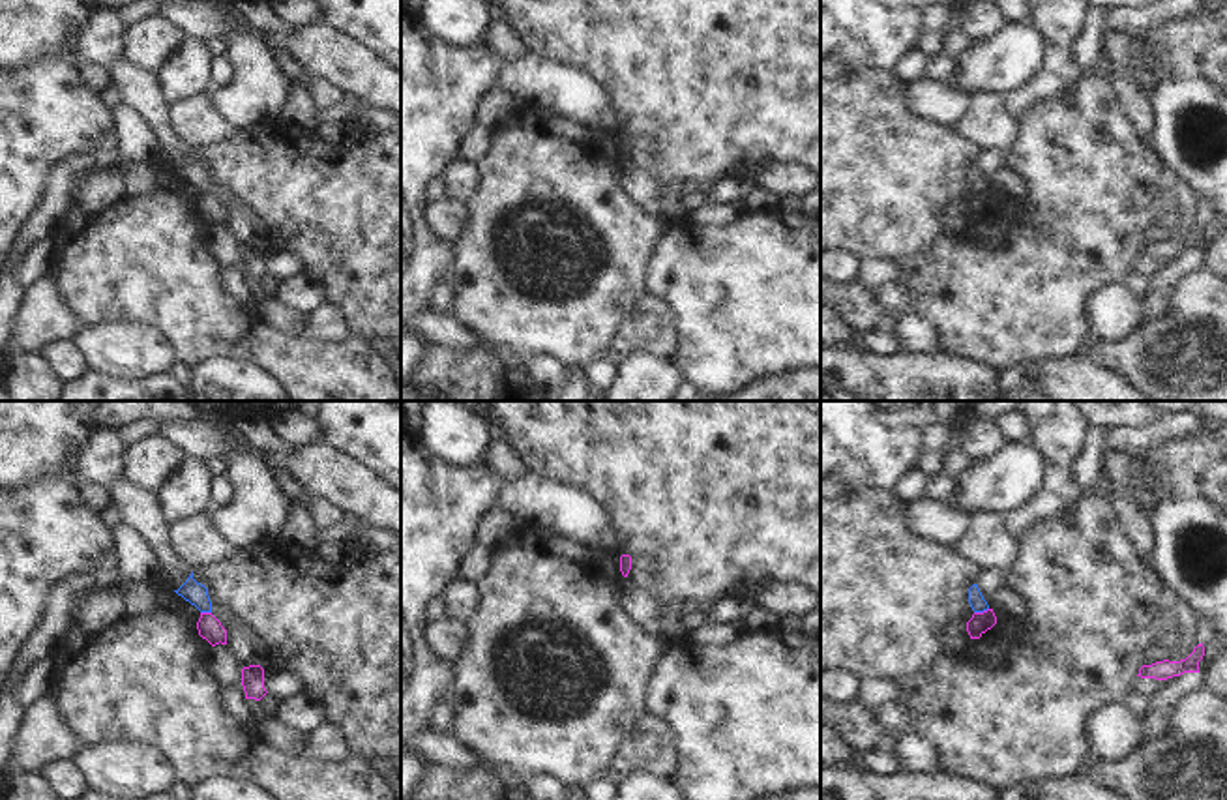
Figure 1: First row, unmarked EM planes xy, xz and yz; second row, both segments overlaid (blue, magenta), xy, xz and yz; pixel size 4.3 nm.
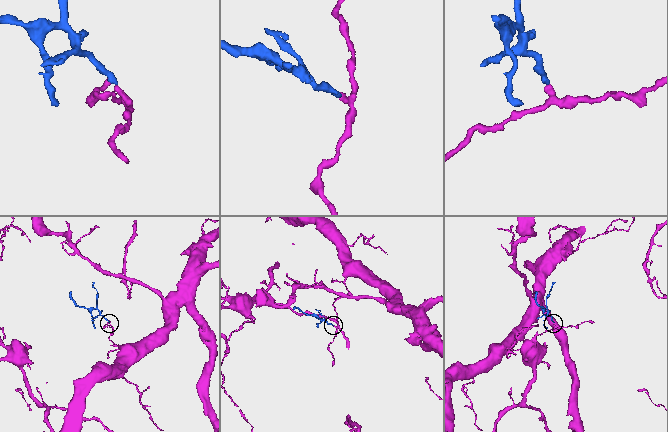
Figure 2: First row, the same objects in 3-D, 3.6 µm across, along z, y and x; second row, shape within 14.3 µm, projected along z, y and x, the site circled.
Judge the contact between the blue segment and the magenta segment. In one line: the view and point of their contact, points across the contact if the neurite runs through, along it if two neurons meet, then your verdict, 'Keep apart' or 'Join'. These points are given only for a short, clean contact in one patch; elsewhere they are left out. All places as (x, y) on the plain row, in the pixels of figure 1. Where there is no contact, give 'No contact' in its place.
Touches blue at yz (980, 192). Boundary: yz (988, 188), (975, 193). Keep apart

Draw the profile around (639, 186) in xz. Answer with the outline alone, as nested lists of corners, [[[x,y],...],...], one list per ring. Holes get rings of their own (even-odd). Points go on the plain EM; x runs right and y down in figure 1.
[[[624,157],[620,169],[616,170],[616,184],[646,215],[656,217],[659,214],[658,182],[650,172],[635,167],[628,157]]]

